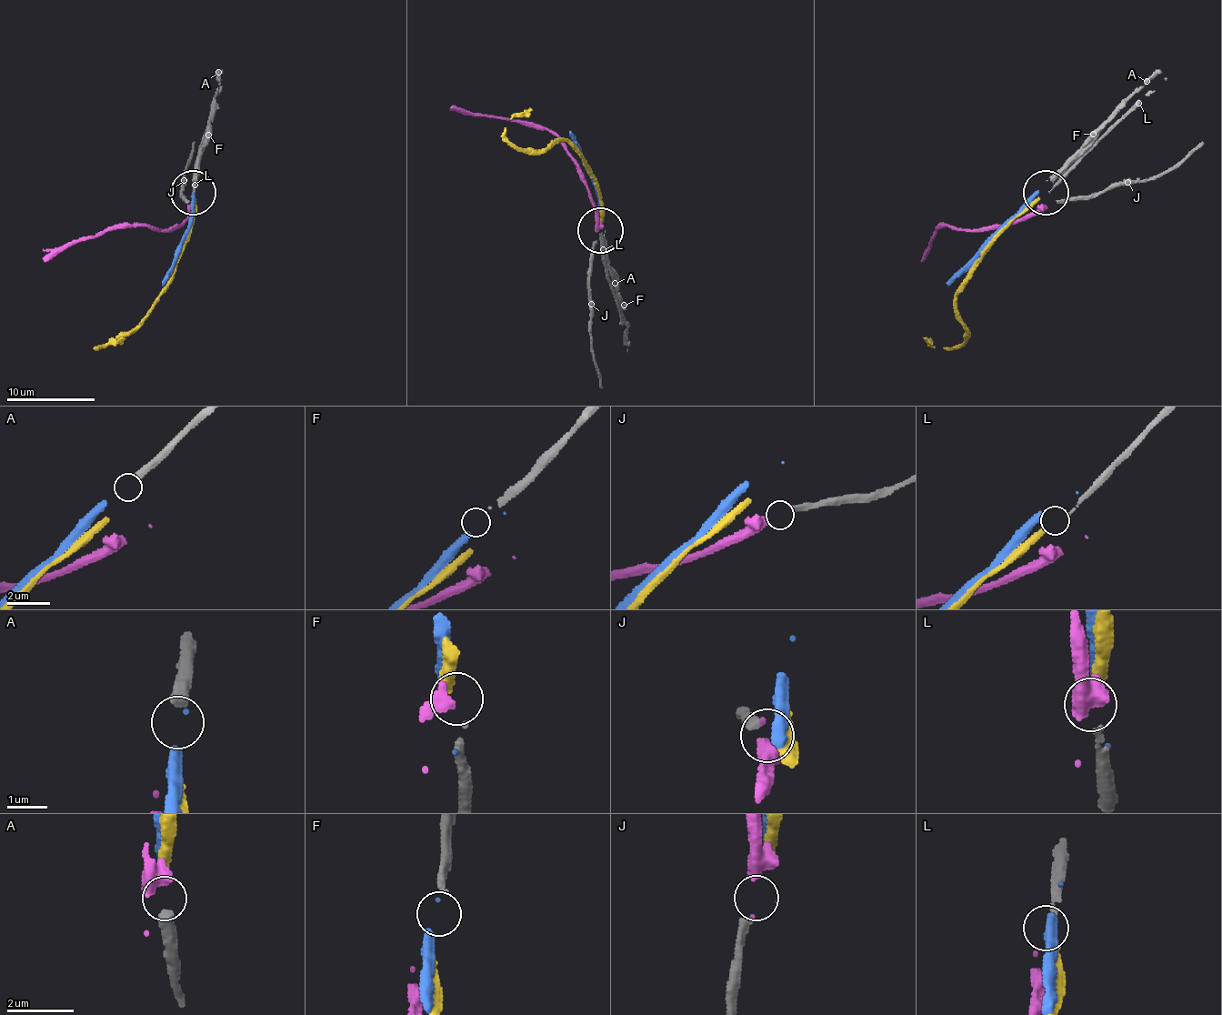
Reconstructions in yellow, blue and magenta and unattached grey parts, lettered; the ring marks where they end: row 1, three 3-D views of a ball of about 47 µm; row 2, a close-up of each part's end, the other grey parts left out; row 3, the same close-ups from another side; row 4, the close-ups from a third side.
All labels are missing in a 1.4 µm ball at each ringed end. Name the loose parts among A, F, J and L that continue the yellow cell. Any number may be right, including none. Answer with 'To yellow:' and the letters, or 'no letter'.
To yellow: L

